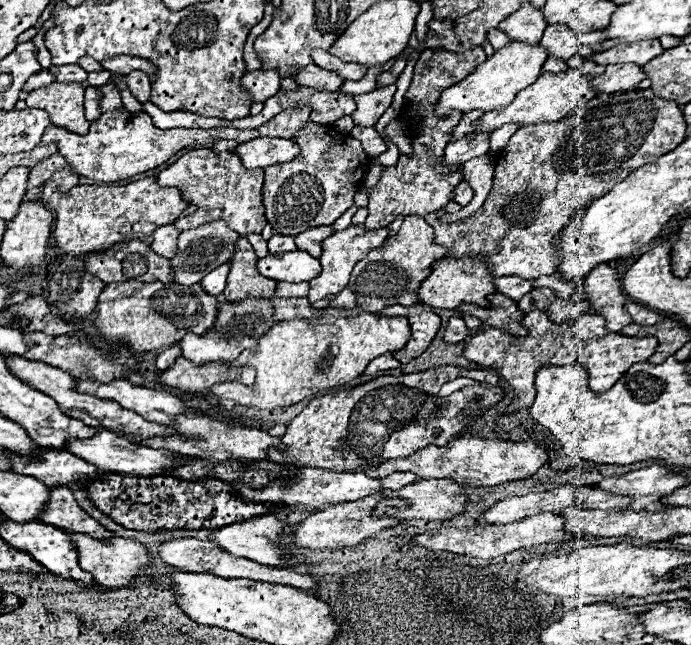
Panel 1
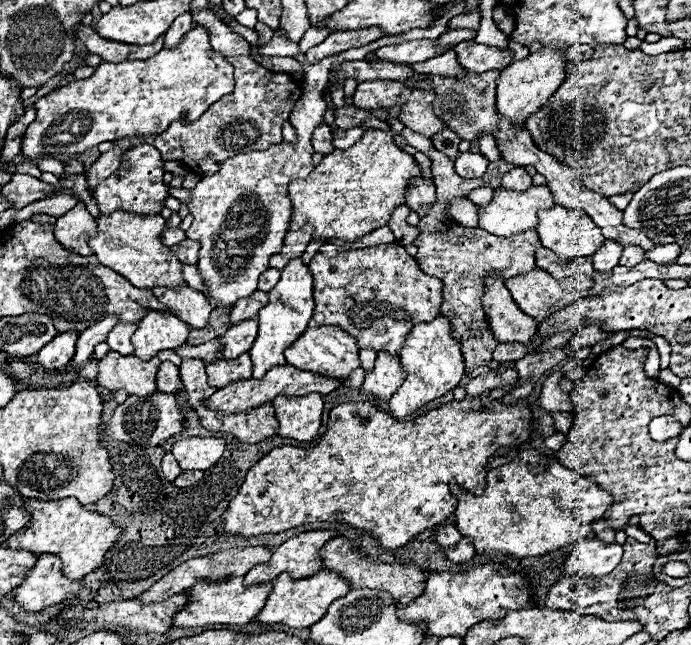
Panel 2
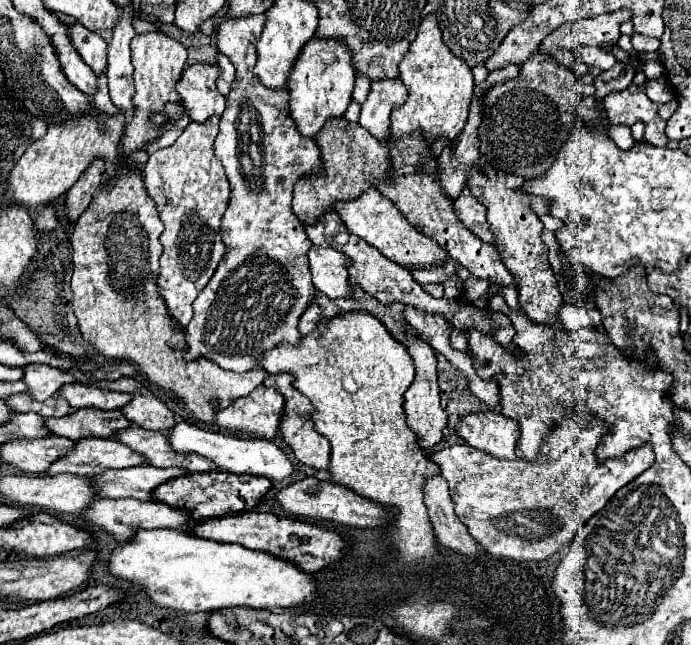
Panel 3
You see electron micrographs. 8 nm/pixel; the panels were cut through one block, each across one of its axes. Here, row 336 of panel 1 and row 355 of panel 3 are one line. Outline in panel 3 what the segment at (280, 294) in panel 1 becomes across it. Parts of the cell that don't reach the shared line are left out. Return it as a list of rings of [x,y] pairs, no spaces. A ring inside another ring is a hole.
[[[242,16],[222,18],[216,30],[216,48],[226,54],[236,66],[236,78],[232,82],[230,94],[226,96],[226,110],[220,116],[220,134],[216,138],[216,156],[224,166],[226,178],[230,182],[230,204],[222,218],[222,242],[226,254],[220,260],[208,286],[194,300],[194,318],[188,324],[188,352],[184,360],[210,358],[224,370],[248,372],[256,368],[254,362],[260,354],[286,340],[298,344],[298,318],[306,310],[306,302],[314,298],[312,274],[308,266],[308,250],[312,242],[304,232],[304,224],[292,212],[292,188],[294,182],[310,172],[320,172],[318,146],[314,138],[306,138],[298,132],[294,120],[288,114],[288,90],[270,90],[252,74],[256,62],[254,44],[260,38],[264,26],[264,16]]]

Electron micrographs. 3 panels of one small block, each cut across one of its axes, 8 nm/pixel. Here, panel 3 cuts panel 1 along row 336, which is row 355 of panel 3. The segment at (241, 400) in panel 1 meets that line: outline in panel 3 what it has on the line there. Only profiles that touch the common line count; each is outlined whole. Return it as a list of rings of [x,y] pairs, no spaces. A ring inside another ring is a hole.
[[[350,310],[340,312],[328,320],[320,320],[316,330],[308,336],[302,336],[296,346],[280,342],[258,358],[258,366],[268,374],[292,374],[292,386],[312,402],[314,412],[310,414],[310,420],[314,422],[314,430],[326,436],[332,446],[328,480],[338,482],[350,490],[358,490],[364,498],[370,498],[382,506],[396,506],[400,510],[396,520],[390,524],[394,530],[390,532],[390,542],[398,560],[408,564],[432,560],[438,550],[434,546],[436,538],[428,520],[428,510],[424,506],[422,482],[426,476],[438,474],[439,467],[424,456],[418,436],[408,428],[404,418],[404,392],[414,380],[414,364],[410,354],[406,354],[406,348],[388,334],[376,316],[368,314],[366,310]]]

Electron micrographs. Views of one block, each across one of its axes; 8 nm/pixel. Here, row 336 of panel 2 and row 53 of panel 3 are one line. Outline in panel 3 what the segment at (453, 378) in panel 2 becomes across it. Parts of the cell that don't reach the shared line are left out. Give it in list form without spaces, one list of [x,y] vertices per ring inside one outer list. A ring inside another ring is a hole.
[[[432,16],[422,18],[418,26],[418,36],[410,44],[406,58],[402,58],[400,62],[400,78],[408,88],[408,100],[392,110],[392,138],[398,138],[400,134],[410,134],[412,130],[422,130],[428,142],[436,140],[438,136],[448,136],[450,142],[454,142],[466,124],[474,78],[470,66],[462,58],[454,56],[444,44],[438,22]]]

